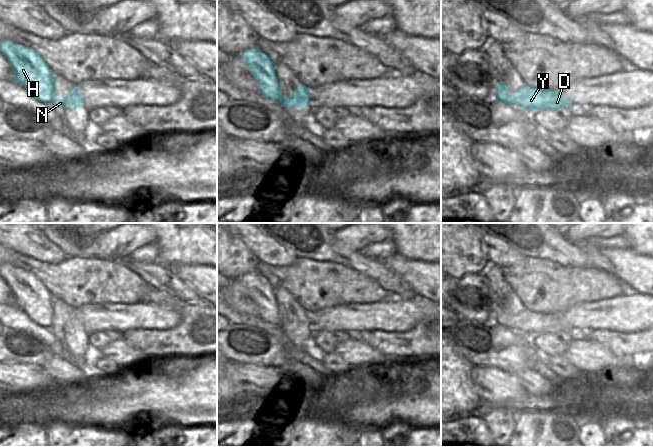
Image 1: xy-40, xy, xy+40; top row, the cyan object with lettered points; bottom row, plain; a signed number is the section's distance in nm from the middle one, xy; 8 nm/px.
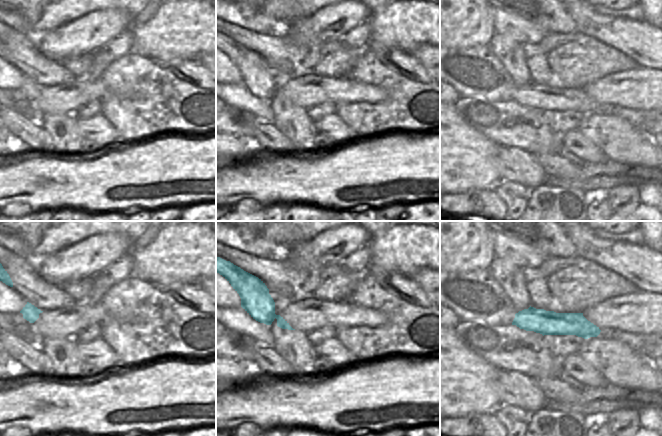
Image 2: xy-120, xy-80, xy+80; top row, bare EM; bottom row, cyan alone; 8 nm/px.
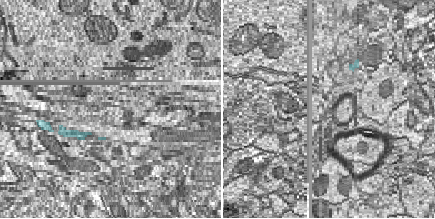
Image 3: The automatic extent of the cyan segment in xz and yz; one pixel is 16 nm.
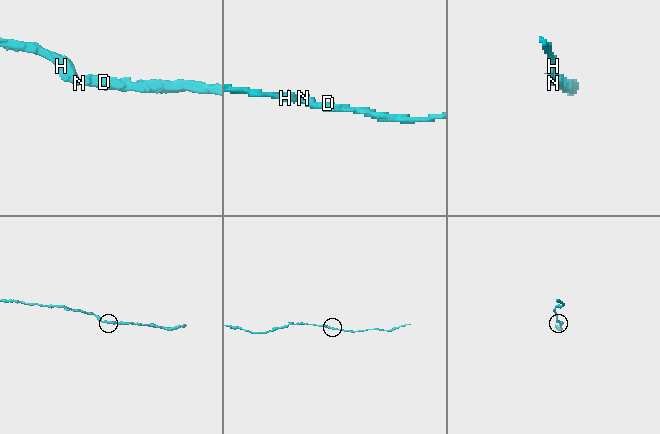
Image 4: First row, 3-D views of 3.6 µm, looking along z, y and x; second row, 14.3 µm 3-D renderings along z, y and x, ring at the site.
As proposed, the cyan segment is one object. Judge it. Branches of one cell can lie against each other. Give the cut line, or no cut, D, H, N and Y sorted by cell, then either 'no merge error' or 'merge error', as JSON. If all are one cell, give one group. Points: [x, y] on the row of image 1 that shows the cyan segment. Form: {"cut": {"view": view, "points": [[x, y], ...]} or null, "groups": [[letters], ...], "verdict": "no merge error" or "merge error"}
{"cut": null, "groups": [["D", "H", "N", "Y"]], "verdict": "no merge error"}

